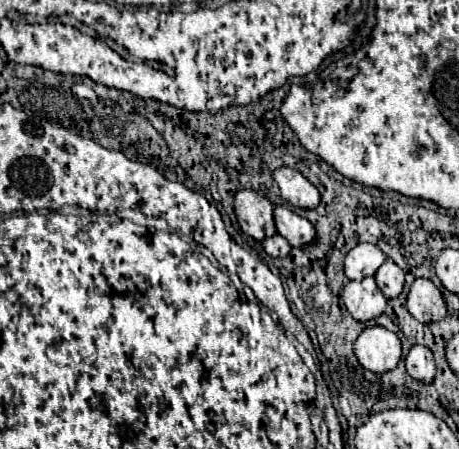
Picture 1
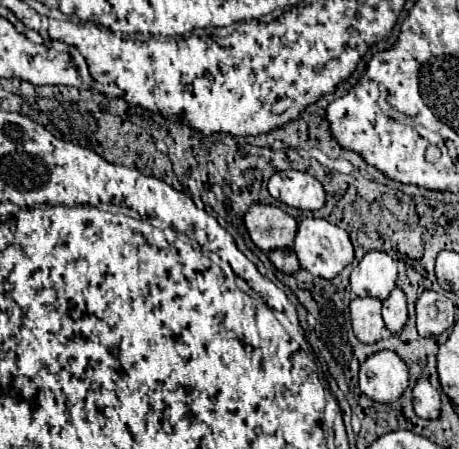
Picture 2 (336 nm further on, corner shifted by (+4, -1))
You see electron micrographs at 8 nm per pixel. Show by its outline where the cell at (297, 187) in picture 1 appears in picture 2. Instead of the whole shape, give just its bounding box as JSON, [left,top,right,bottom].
[269,169,325,211]

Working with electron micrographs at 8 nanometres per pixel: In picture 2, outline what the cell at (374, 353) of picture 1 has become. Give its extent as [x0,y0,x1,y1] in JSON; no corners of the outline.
[359,351,409,403]

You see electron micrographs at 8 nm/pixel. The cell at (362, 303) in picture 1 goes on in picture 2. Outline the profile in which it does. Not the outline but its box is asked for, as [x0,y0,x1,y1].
[351,297,383,345]

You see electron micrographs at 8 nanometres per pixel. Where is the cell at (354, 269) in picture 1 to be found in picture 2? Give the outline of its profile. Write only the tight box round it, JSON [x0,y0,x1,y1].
[351,251,397,299]

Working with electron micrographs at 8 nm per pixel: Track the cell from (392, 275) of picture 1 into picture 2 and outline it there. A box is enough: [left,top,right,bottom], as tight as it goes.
[383,287,407,335]

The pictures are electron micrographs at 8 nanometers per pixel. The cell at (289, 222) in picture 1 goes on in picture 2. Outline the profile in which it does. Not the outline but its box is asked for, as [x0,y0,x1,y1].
[293,217,355,279]

